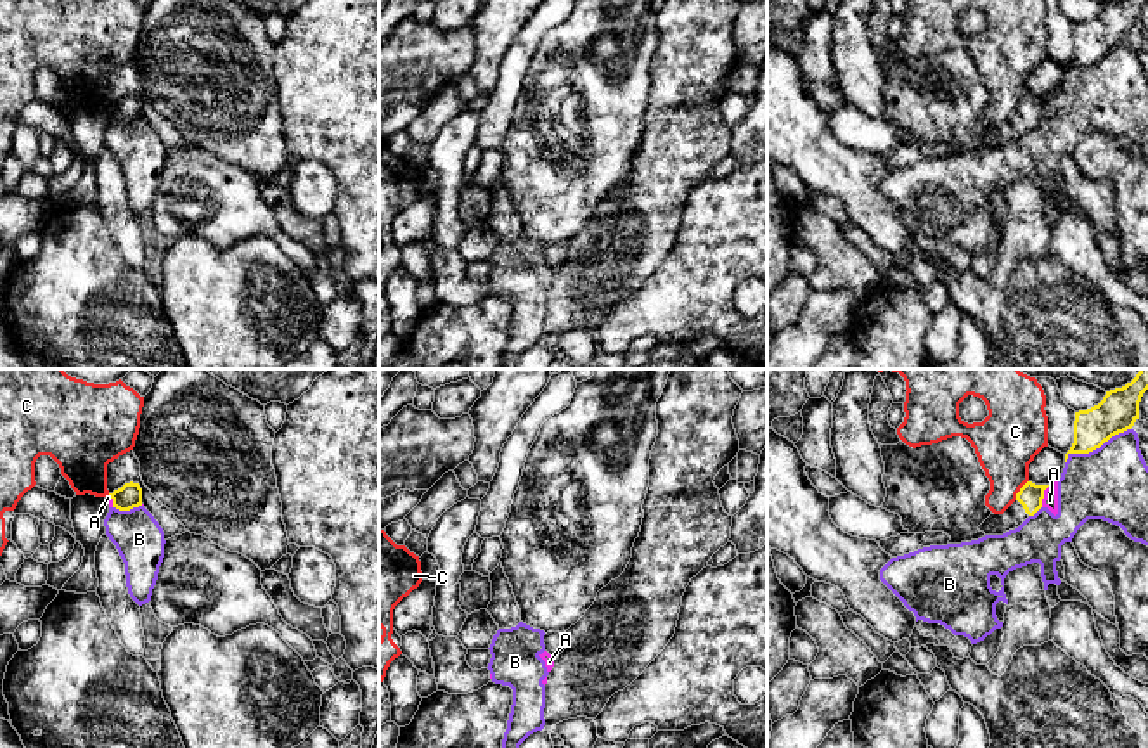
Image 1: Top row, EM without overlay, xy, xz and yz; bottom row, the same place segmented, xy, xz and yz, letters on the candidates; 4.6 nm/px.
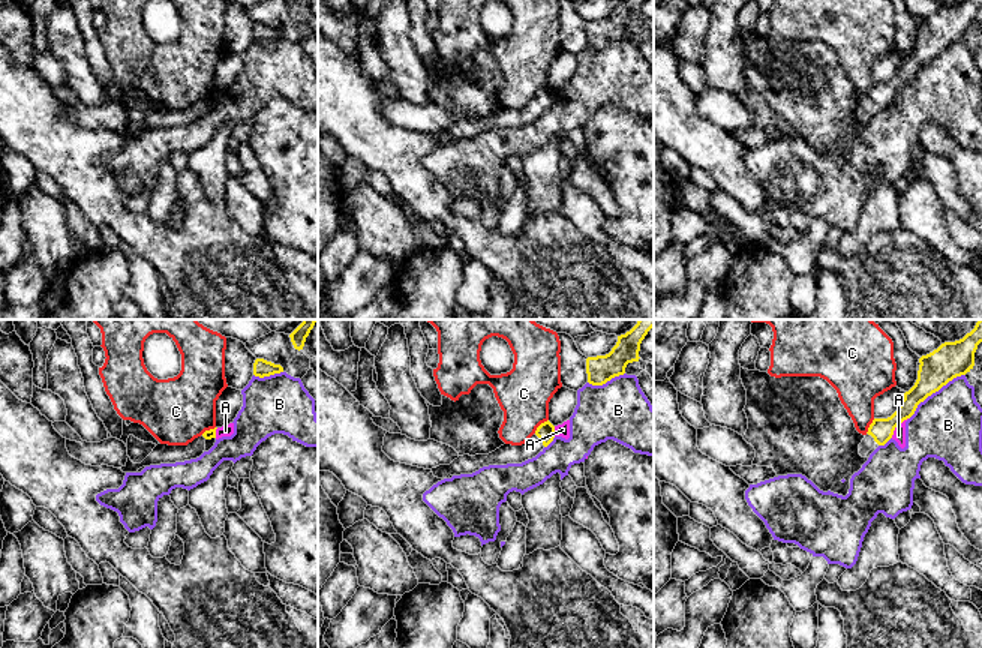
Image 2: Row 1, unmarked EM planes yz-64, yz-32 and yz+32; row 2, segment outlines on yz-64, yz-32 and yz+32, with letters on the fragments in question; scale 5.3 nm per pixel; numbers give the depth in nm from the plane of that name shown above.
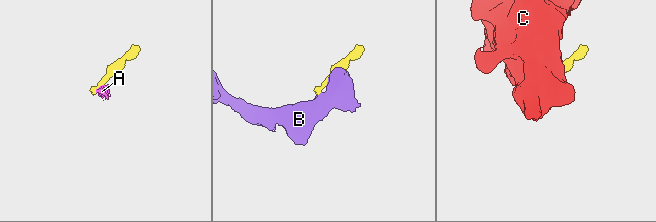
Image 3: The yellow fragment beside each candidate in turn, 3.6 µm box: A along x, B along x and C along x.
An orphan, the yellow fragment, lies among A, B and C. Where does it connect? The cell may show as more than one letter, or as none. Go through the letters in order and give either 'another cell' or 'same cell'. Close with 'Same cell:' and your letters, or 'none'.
A: another cell
B: another cell
C: another cell
Same cell: none

